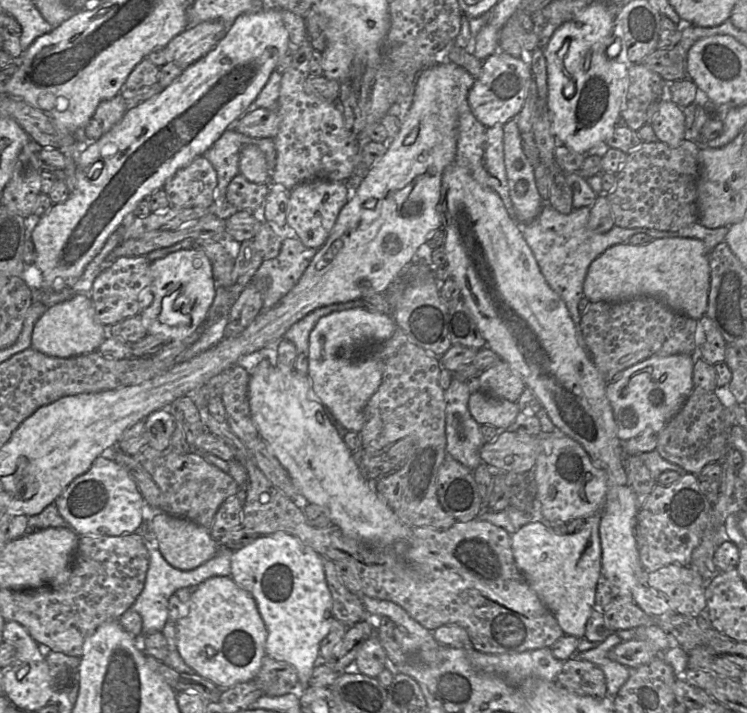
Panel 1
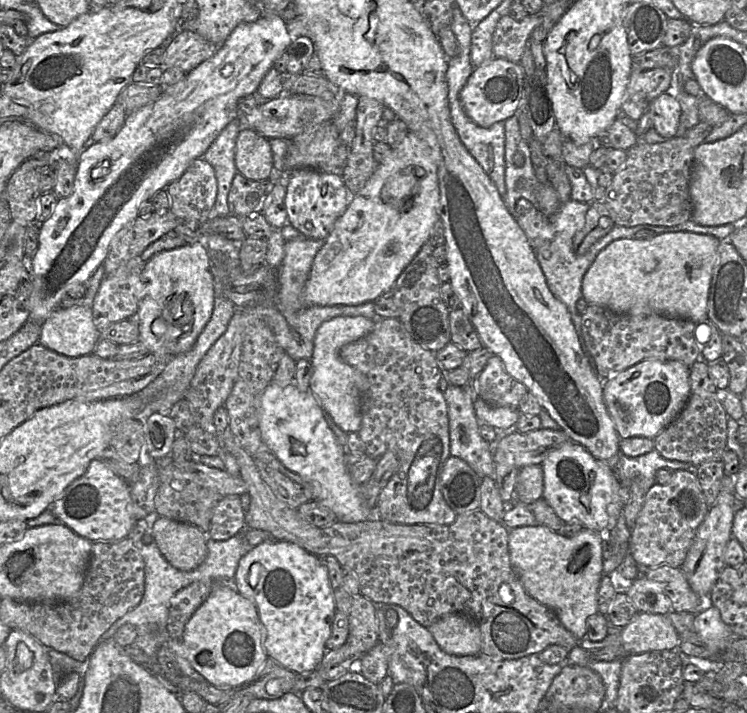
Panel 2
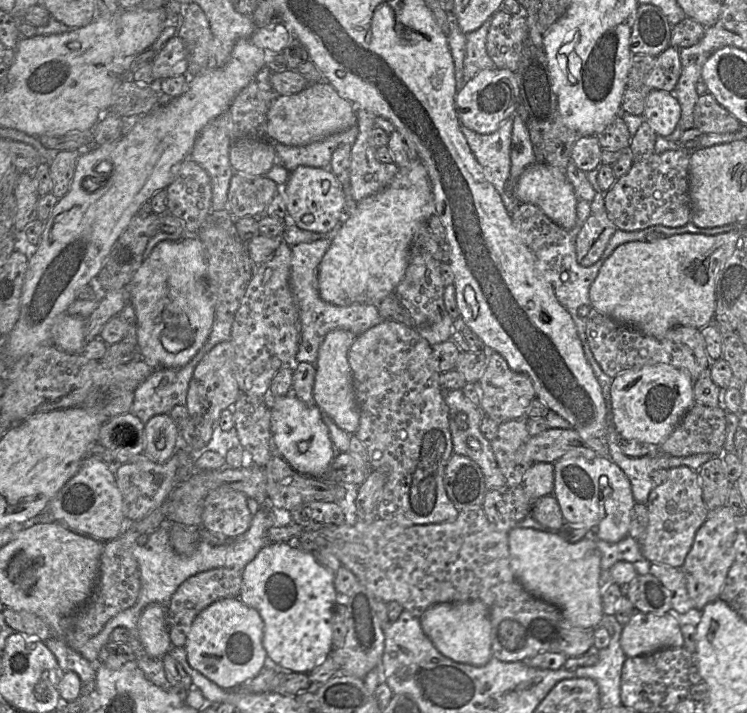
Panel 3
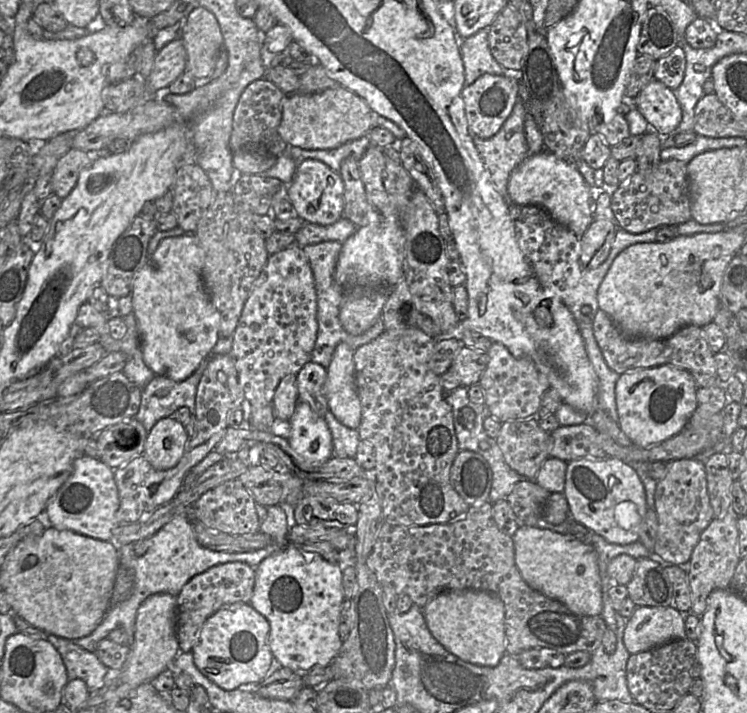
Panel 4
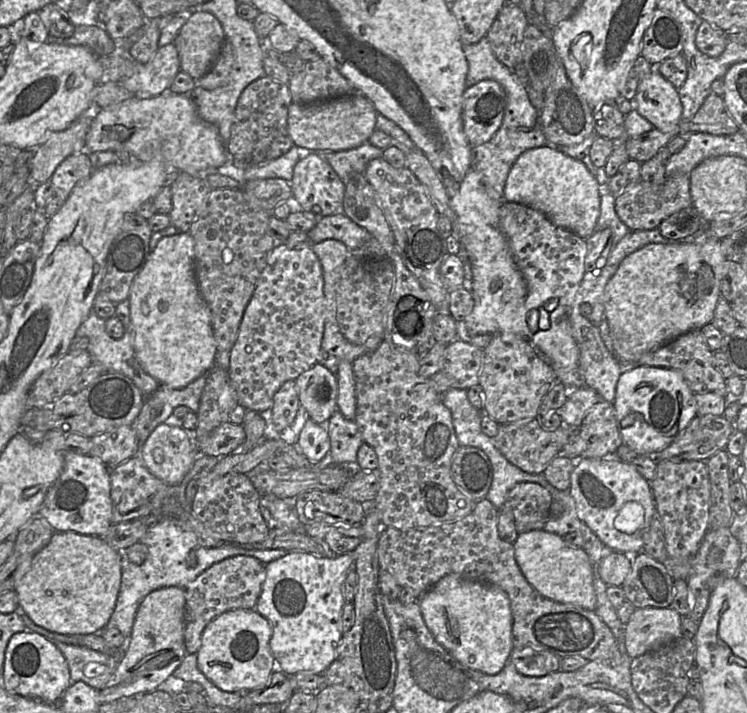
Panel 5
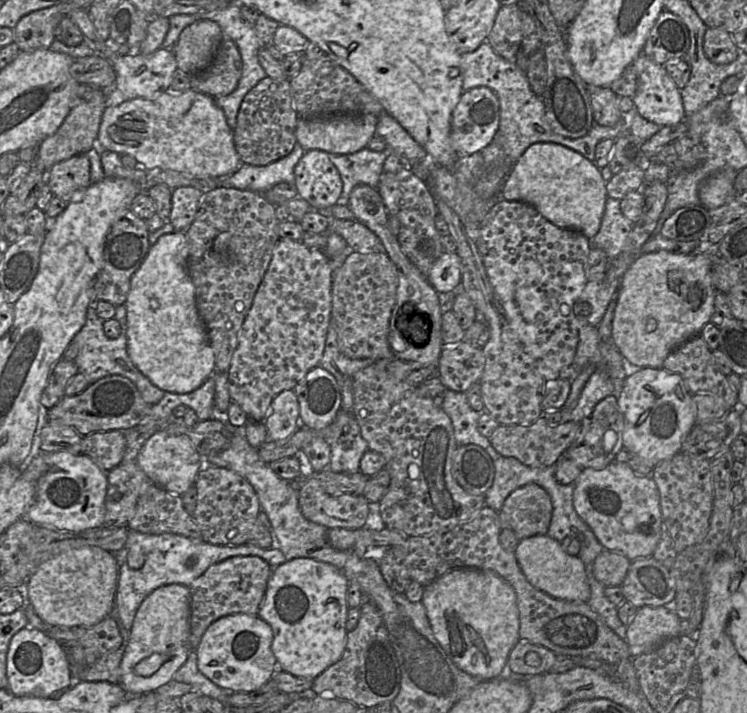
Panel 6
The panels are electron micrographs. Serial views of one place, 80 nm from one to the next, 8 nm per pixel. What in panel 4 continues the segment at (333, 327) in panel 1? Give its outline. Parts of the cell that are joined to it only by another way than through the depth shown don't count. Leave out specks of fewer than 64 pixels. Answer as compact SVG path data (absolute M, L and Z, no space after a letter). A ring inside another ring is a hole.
M346 343L336 346L327 369L324 393L328 411L344 426L357 430L361 404L355 384L353 350Z

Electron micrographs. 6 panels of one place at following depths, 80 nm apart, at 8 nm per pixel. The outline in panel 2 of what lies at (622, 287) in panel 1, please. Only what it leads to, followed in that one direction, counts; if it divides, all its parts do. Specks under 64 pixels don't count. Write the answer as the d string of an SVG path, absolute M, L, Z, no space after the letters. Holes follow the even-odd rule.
M693 232L662 233L648 240L617 239L605 247L588 268L582 280L582 296L588 305L595 304L618 314L657 313L697 323L708 317L708 297L720 243L714 236Z

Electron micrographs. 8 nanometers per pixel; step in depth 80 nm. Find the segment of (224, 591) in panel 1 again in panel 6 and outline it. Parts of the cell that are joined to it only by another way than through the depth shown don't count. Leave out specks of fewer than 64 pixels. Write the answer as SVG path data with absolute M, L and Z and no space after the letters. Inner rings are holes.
M231 614L214 621L196 648L198 670L227 693L251 692L274 674L273 630L258 615Z

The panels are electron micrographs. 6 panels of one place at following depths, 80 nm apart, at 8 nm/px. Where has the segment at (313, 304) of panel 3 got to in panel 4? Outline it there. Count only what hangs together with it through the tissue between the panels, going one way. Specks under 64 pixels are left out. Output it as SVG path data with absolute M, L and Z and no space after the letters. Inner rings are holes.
M323 241L302 247L314 275L317 295L316 317L318 331L315 345L311 353L311 362L318 363L325 368L329 366L334 350L338 344L346 343L354 351L358 347L373 341L385 331L381 319L379 319L370 329L360 335L349 334L344 330L340 323L339 311L345 288L336 282L334 274L339 254L342 249L342 244L343 243L338 241Z

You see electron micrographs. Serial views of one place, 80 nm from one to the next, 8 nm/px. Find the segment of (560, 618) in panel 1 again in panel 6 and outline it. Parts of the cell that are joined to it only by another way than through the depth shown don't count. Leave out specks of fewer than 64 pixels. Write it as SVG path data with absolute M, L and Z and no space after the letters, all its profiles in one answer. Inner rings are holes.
M548 535L532 536L519 541L514 554L526 579L536 589L555 599L588 603L591 590L584 563L578 556L567 554L560 542Z

